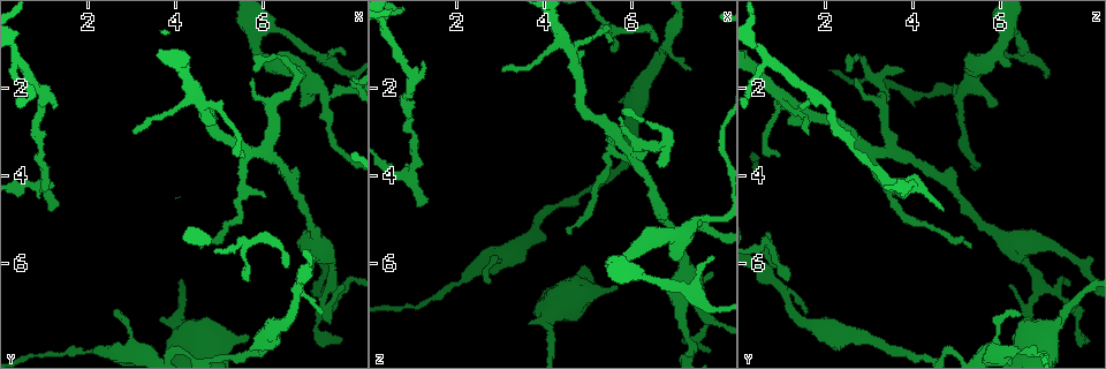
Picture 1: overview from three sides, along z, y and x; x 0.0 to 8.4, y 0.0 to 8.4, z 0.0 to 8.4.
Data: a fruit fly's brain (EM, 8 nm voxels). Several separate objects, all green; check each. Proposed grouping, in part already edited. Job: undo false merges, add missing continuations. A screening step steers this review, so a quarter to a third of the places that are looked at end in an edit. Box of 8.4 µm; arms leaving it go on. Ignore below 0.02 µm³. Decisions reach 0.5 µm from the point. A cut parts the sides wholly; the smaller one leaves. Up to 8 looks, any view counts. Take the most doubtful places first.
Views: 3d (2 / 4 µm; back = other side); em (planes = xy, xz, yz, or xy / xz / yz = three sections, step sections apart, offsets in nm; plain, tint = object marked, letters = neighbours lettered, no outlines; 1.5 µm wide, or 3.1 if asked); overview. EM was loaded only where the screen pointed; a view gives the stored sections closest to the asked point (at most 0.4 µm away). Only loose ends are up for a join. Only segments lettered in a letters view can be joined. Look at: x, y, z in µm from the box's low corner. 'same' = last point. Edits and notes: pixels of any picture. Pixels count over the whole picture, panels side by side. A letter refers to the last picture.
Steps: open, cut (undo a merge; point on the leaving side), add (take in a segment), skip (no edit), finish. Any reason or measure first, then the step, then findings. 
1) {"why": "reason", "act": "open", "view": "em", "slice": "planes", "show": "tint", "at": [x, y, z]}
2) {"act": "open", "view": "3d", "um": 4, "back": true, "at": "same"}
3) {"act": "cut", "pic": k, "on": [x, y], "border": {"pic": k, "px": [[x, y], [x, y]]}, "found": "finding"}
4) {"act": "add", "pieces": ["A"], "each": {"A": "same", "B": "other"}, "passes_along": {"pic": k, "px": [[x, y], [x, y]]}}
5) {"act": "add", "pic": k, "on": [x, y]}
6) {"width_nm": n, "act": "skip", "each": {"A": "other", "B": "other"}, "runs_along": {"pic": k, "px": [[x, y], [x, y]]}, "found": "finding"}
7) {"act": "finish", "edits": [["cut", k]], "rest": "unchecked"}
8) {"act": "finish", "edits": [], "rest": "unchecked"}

{"why": "abrupt turn", "act": "open", "view": "em", "slice": "planes", "show": "letters", "at": [7.40, 2.20, 5.05]}

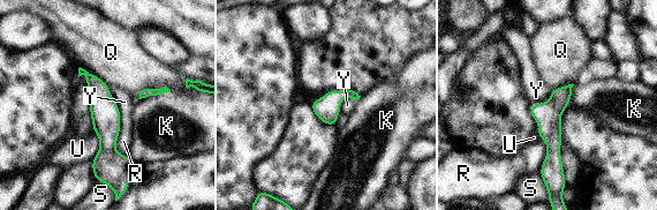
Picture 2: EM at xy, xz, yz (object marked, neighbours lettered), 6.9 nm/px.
{"act": "skip", "each": {"K": "other", "Q": "other", "R": "other", "S": "other", "U": "other", "Y": "other"}, "border": {"pic": 2, "px": [[107, 87], [120, 114]]}, "found": "one neuron here"}

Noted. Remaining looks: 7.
{"why": "free end", "act": "open", "view": "3d", "um": 2, "at": [2.75, 7.20, 6.50]}

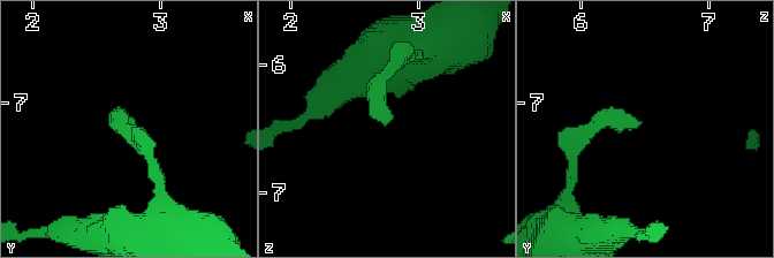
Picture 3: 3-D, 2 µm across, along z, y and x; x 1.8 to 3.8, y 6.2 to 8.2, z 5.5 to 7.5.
{"why": "need the tissue", "act": "open", "view": "em", "slice": "planes", "show": "letters", "at": [2.78, 7.18, 6.46]}

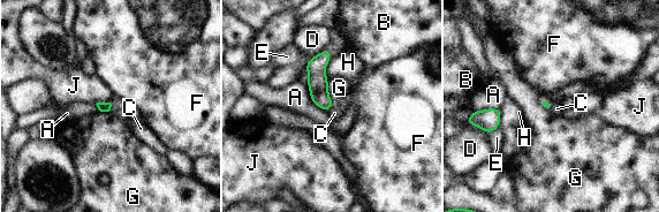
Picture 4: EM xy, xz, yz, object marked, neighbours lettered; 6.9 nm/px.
{"act": "skip", "each": {"A": "other", "B": "other", "C": "other", "D": "other", "E": "other", "F": "other", "G": "other", "H": "other", "J": "other"}, "border": {"pic": 4, "px": [[333, 105], [327, 111]]}, "found": "none of them fits"}

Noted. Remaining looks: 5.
{"why": "branch stops here", "act": "open", "view": "em", "slice": "yz", "step": 4, "show": "letters", "at": [5.70, 7.70, 6.50]}

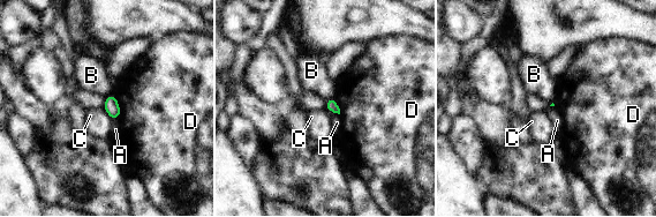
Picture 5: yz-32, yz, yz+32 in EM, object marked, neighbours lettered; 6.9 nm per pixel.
{"act": "skip", "each": {"A": "other", "B": "other", "C": "other", "D": "other"}, "found": "none of them fits"}

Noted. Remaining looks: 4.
{"act": "finish", "edits": [], "rest": "unchecked"}

